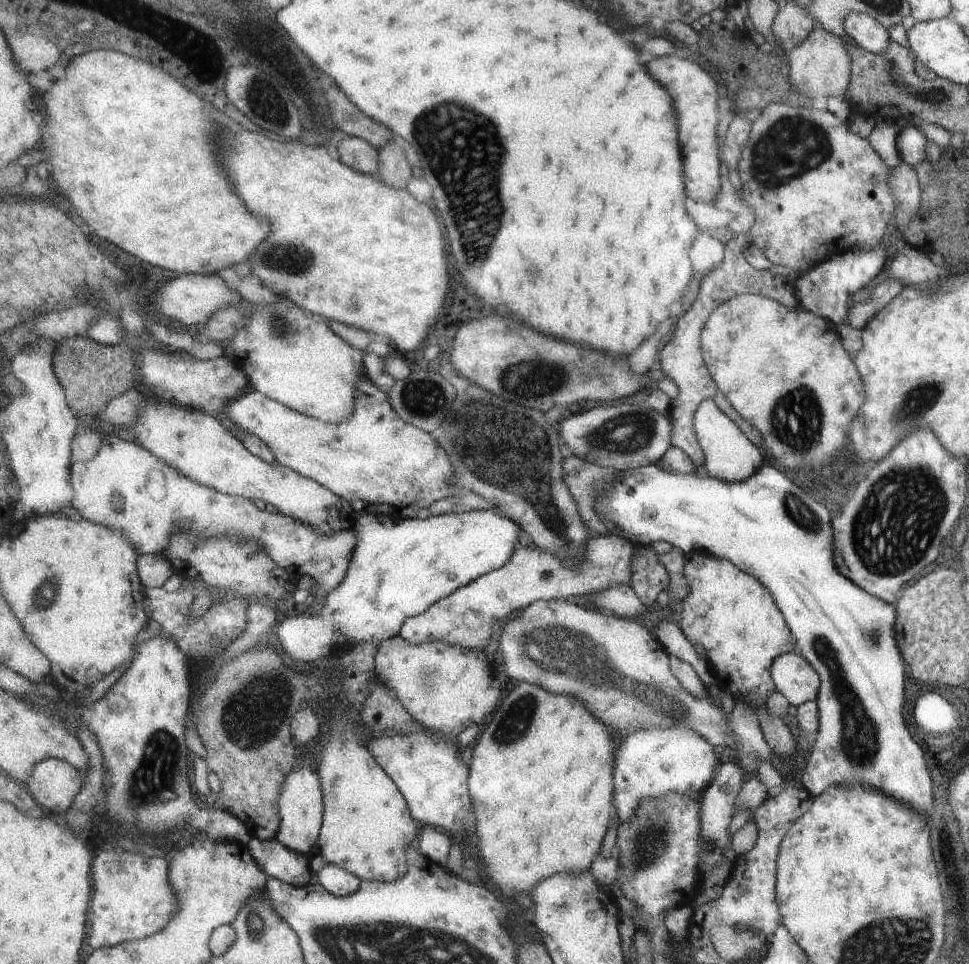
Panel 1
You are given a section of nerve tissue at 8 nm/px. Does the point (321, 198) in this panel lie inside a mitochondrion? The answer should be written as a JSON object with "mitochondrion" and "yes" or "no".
{"mitochondrion":"no"}

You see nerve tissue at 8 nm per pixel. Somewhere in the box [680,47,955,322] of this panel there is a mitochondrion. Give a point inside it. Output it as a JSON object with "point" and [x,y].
{"point":[796,145]}

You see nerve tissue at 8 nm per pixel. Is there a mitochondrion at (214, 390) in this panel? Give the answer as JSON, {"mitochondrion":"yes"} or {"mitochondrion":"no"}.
{"mitochondrion":"no"}

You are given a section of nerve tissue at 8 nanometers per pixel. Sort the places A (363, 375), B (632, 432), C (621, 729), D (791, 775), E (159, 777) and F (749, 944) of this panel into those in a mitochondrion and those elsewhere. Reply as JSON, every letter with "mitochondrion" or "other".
{"A":"other","B":"mitochondrion","C":"other","D":"other","E":"mitochondrion","F":"mitochondrion"}

